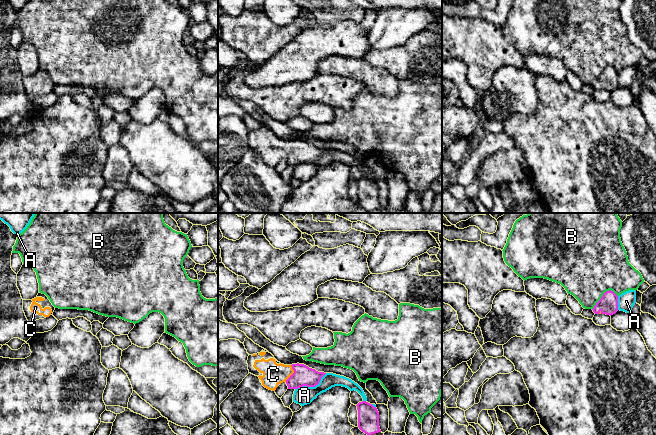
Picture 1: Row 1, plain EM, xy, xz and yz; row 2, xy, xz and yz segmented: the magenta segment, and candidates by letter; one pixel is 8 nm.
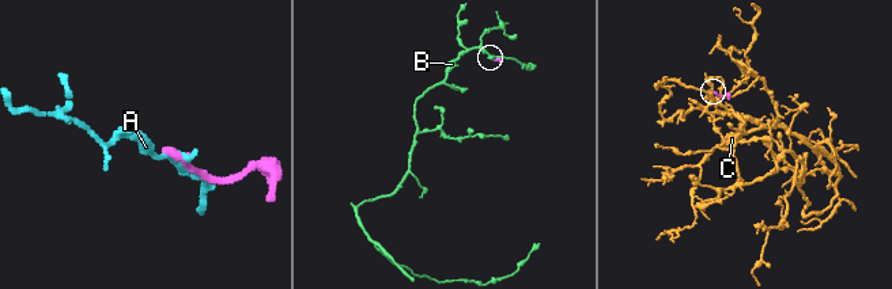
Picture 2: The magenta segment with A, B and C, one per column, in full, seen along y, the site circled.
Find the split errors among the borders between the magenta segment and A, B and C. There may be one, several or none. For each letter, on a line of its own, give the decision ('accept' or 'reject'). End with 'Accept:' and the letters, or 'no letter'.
A: reject
B: reject
C: accept
Accept: C

